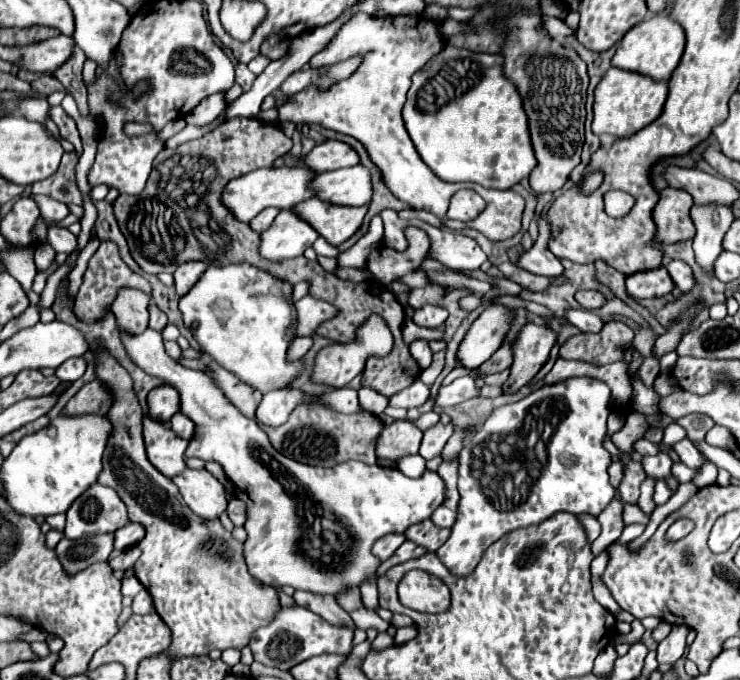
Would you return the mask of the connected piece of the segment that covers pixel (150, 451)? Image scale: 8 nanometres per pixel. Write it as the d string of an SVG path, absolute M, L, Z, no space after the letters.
M143 419L143 437L149 461L165 477L175 477L187 467L185 465L187 441L177 437L169 427L165 427L165 423Z

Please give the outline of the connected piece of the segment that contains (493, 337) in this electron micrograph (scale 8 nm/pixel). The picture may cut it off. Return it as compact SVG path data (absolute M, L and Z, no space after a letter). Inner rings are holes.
M489 305L471 325L457 349L457 363L467 369L477 369L501 345L511 321L511 311L501 305Z

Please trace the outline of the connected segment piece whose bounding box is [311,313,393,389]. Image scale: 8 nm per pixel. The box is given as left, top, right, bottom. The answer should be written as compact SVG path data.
M373 313L369 319L365 319L365 323L361 327L357 327L353 341L331 343L315 355L315 363L311 369L311 381L317 385L341 389L341 387L349 385L359 373L363 373L363 367L369 357L385 357L385 355L389 355L389 351L393 351L393 333L389 331L385 319L381 319L381 315L377 315L377 313Z

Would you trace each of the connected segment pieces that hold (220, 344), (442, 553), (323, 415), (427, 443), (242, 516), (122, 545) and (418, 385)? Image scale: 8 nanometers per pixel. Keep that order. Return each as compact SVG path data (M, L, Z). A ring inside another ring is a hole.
M211 265L191 291L179 299L185 327L199 341L201 349L215 357L227 371L239 375L259 391L283 389L301 371L301 361L287 363L285 351L295 327L295 305L289 301L291 285L273 279L269 273L249 265Z
M575 377L551 387L543 385L535 389L531 395L523 397L521 401L497 407L485 421L485 425L469 441L465 441L459 453L461 465L457 489L461 501L457 507L457 519L451 527L449 539L437 549L437 557L449 569L451 575L457 577L469 575L477 567L483 551L511 529L537 525L557 511L569 511L573 515L579 513L599 515L609 505L609 501L613 501L615 487L609 483L607 475L611 455L601 445L607 433L607 417L611 413L609 397L611 397L609 387L597 379ZM521 471L527 473L525 479L517 477L521 475ZM501 473L505 477L511 477L509 481L513 487L509 487L509 491L501 491L499 481L493 483L495 475L499 477Z
M301 405L291 413L289 421L283 423L281 427L263 427L263 429L267 431L273 447L279 453L283 453L299 463L329 467L329 465L357 459L367 465L373 465L373 463L377 463L375 439L381 433L383 423L367 411L363 411L359 415L343 415L343 413L325 409L325 407Z
M437 423L437 425L429 427L421 441L421 457L429 461L435 455L439 455L441 449L445 447L447 439L453 435L453 431L455 431L453 423Z
M233 497L233 499L229 501L227 515L229 515L229 519L235 523L235 527L241 527L243 521L247 519L247 505L245 505L245 501Z
M127 523L125 527L115 531L115 549L127 549L135 543L139 543L139 539L145 535L145 529L139 523Z
M415 381L411 387L395 393L391 399L389 399L389 405L391 407L403 407L403 409L413 409L413 407L421 407L427 399L431 399L431 389L421 383L421 381Z

